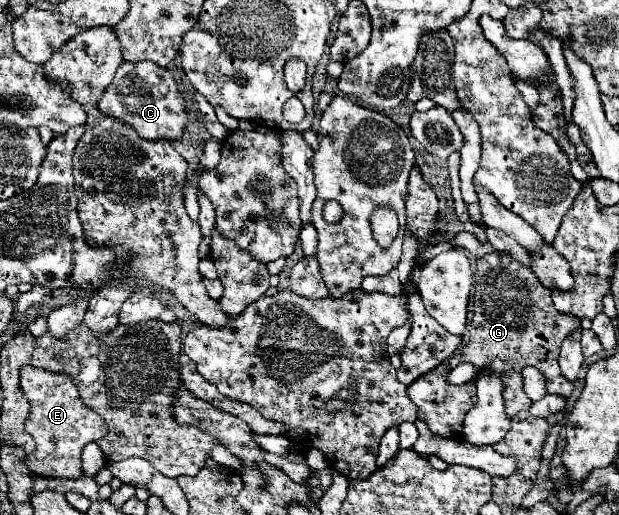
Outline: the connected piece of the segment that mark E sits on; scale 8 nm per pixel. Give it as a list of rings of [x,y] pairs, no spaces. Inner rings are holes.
[[[36,366],[20,368],[20,388],[30,400],[30,416],[26,420],[26,432],[32,434],[36,450],[26,456],[26,466],[36,476],[50,478],[78,478],[82,474],[82,450],[86,444],[102,438],[108,428],[106,422],[84,406],[74,382],[64,374],[52,374]]]

